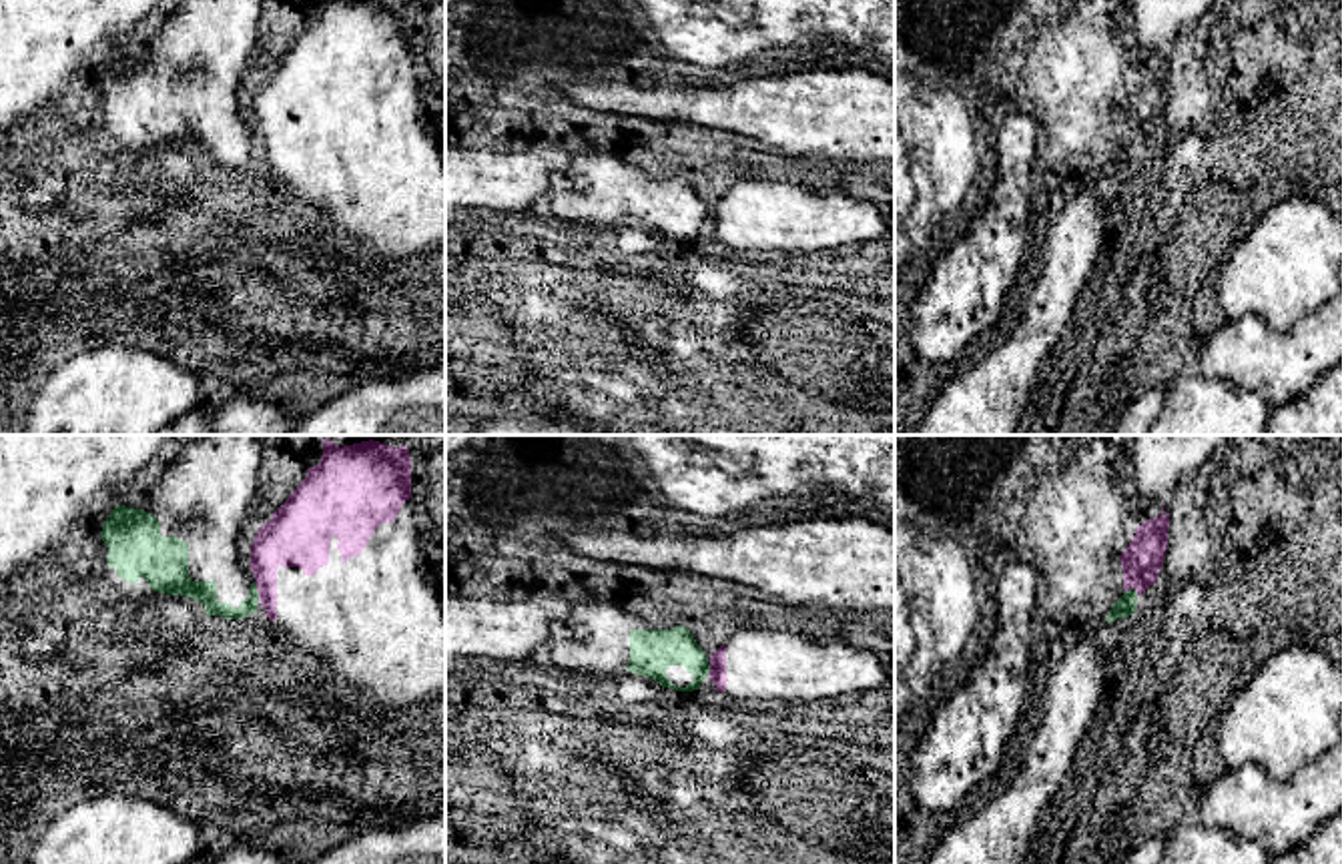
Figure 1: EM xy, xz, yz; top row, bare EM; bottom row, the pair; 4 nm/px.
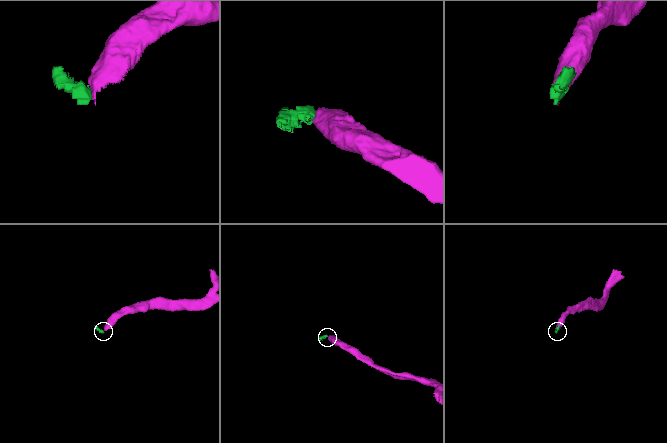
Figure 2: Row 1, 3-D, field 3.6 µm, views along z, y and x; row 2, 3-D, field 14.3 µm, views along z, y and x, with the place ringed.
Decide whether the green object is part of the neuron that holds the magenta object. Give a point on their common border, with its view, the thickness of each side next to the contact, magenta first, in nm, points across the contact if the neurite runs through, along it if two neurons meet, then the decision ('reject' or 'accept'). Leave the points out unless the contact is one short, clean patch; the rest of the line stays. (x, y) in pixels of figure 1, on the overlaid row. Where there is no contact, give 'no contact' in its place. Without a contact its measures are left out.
xy (257, 590) | 220/90 nm | along xy (253, 582), (259, 600) | reject

